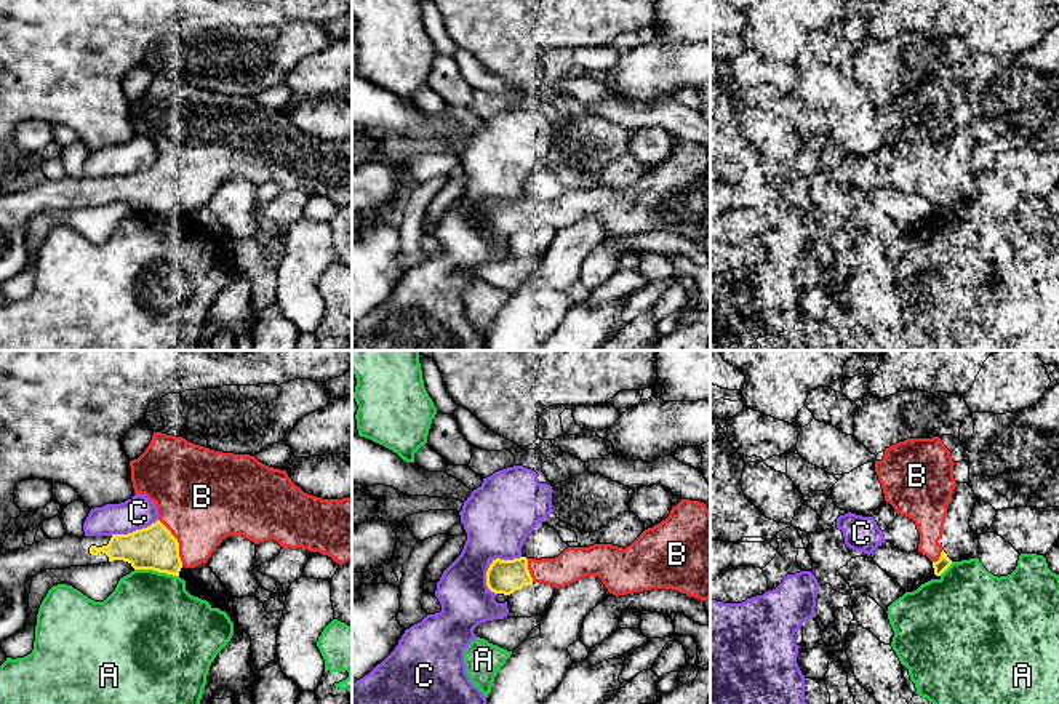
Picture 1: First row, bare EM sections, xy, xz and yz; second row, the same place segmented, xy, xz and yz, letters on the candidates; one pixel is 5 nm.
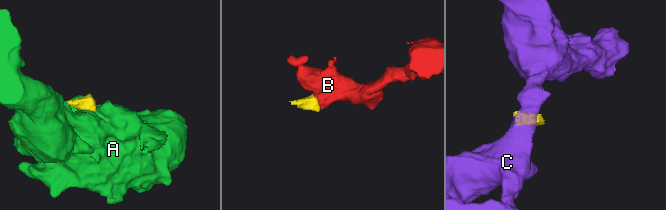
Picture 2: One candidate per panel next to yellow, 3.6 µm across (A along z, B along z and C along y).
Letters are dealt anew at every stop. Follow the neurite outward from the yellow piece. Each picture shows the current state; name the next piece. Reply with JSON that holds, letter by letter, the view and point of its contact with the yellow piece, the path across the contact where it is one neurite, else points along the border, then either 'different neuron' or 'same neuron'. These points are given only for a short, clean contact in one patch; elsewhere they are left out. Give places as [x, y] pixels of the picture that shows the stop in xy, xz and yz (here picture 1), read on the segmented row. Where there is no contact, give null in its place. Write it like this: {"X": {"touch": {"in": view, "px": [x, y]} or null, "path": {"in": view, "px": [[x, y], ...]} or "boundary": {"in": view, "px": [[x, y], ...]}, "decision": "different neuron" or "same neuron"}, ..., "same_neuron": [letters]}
{"A": {"touch": {"in": "xy", "px": [157, 570]}, "decision": "different neuron"}, "B": {"touch": {"in": "xy", "px": [178, 543]}, "decision": "same neuron"}, "C": {"touch": {"in": "xz", "px": [491, 564]}, "decision": "different neuron"}, "same_neuron": ["B"]}

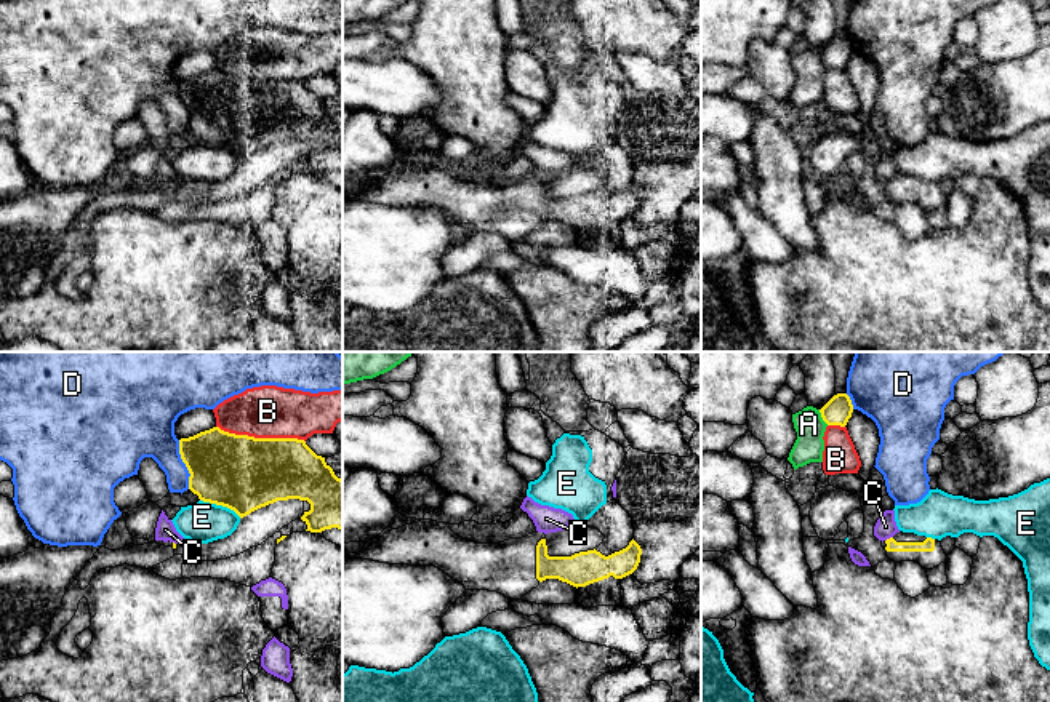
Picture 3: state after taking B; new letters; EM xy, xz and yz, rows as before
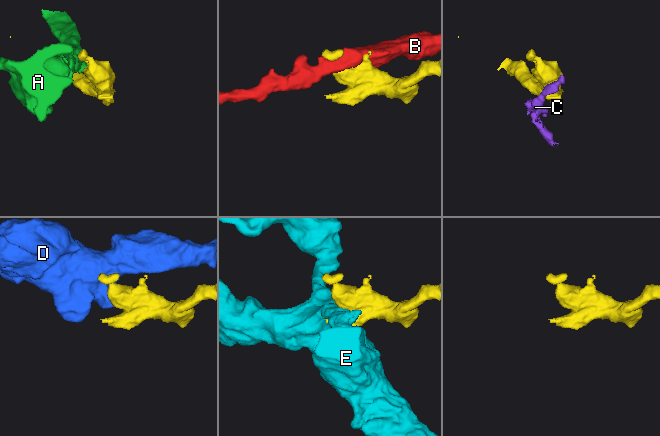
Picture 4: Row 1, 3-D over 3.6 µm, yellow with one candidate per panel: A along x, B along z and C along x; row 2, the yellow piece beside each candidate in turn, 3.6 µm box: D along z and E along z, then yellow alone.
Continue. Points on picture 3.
{"A": {"touch": {"in": "yz", "px": [821, 416]}, "decision": "different neuron"}, "B": {"touch": {"in": "xy", "px": [261, 438]}, "decision": "different neuron"}, "C": {"touch": {"in": "yz", "px": [890, 538]}, "boundary": {"in": "yz", "px": [[892, 536], [885, 541]]}, "decision": "different neuron"}, "D": {"touch": {"in": "xy", "px": [184, 462]}, "decision": "different neuron"}, "E": {"touch": {"in": "xy", "px": [221, 504]}, "decision": "different neuron"}, "same_neuron": []}

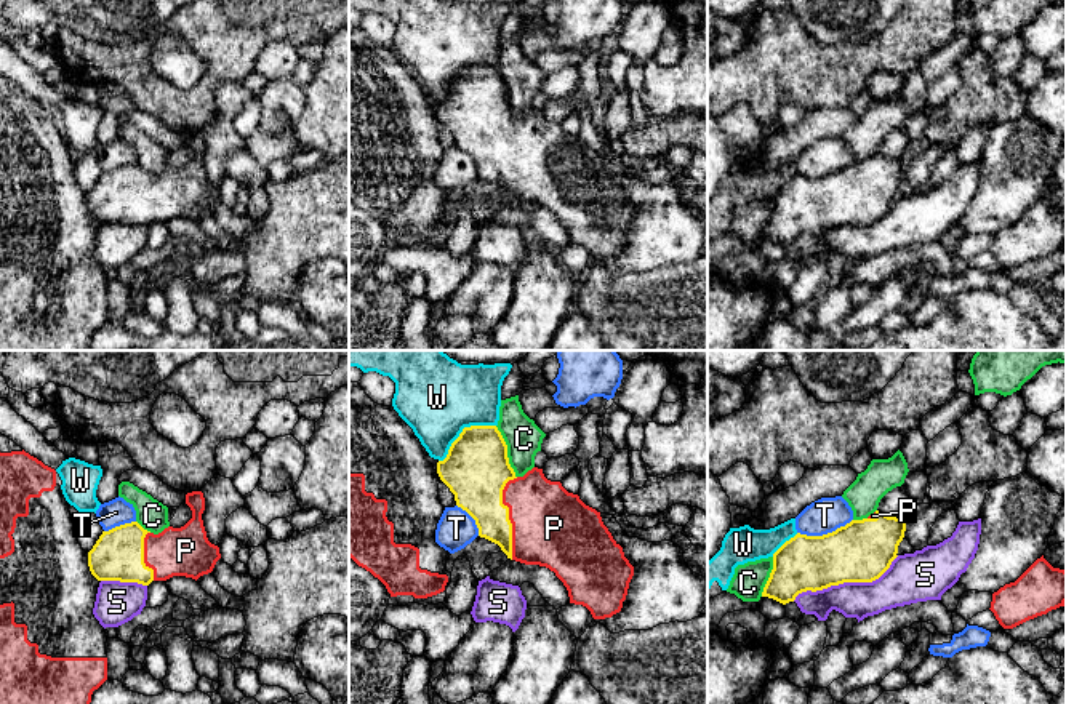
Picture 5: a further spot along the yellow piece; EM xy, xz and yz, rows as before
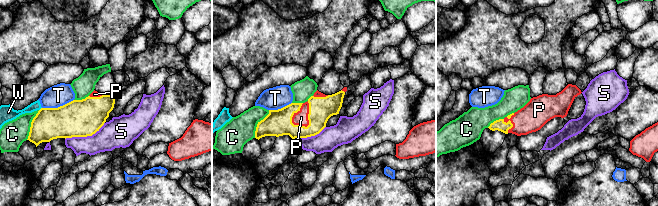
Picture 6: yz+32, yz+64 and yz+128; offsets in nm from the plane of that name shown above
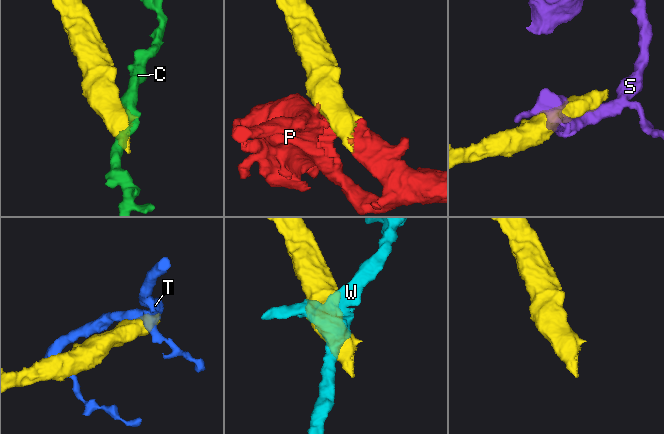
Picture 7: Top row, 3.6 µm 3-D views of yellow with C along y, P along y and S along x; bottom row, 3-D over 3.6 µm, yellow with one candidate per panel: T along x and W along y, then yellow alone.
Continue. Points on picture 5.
{"C": {"touch": {"in": "xz", "px": [506, 452]}, "decision": "different neuron"}, "P": {"touch": {"in": "xz", "px": [508, 516]}, "decision": "same neuron"}, "S": {"touch": {"in": "yz", "px": [845, 581]}, "decision": "different neuron"}, "T": {"touch": {"in": "yz", "px": [825, 535]}, "decision": "different neuron"}, "W": {"touch": {"in": "xz", "px": [463, 431]}, "decision": "different neuron"}, "same_neuron": ["P"]}

